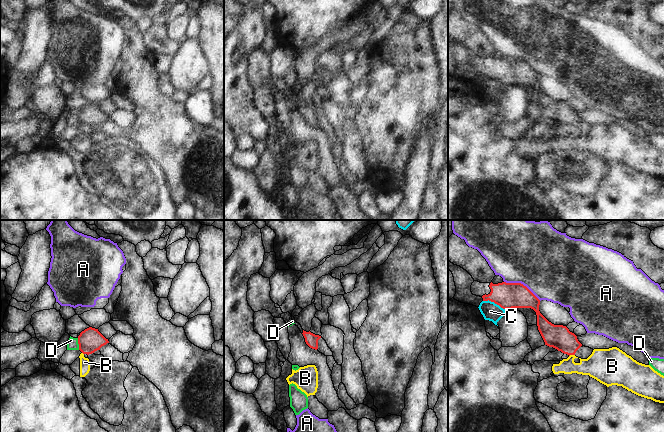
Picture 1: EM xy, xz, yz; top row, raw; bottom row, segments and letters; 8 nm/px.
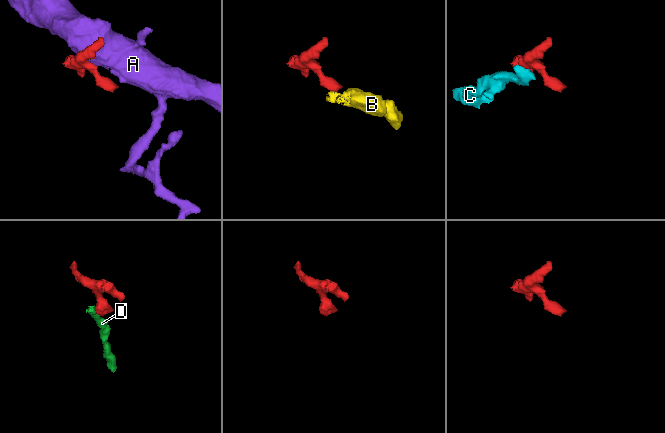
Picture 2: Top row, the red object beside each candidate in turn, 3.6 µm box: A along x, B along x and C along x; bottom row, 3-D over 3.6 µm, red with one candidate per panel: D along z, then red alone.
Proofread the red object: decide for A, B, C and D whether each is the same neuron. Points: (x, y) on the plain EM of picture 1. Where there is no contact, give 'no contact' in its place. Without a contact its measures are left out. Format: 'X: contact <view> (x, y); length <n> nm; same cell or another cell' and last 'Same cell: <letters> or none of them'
A: contact yz (522, 60); length 340 nm; another cell
B: contact yz (571, 130); length 50 nm; another cell
C: contact yz (494, 78); length 190 nm; another cell
D: contact xy (78, 119); length 100 nm; another cell
Same cell: none of them

